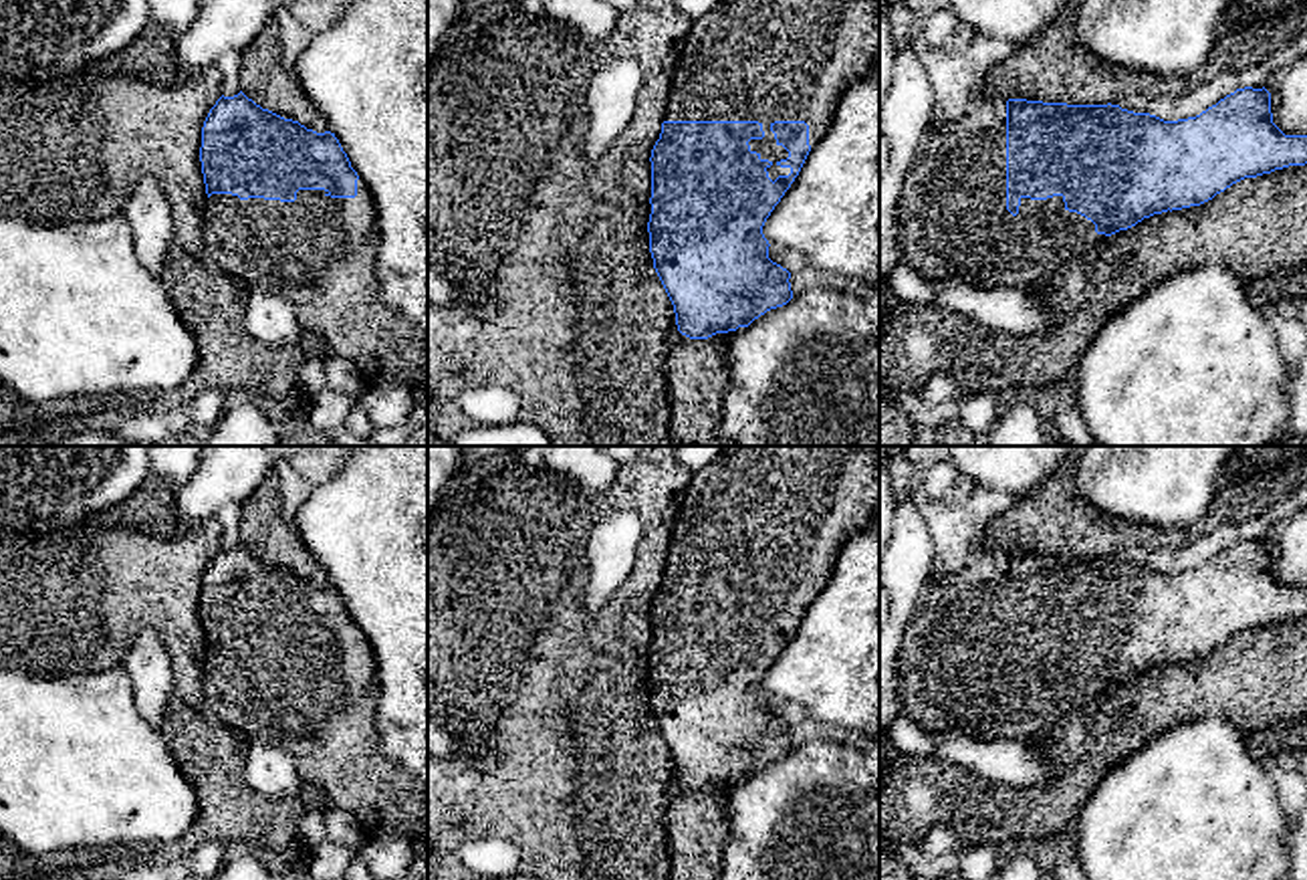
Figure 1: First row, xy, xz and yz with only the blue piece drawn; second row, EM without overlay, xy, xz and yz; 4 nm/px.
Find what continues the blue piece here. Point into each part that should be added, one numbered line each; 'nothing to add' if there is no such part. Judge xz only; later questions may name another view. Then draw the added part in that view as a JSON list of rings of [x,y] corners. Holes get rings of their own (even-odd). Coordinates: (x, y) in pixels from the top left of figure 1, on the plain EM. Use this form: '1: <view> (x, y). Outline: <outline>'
1: xz (755, 509). Outline: [[[724,446],[686,486],[674,519],[670,553],[664,573],[758,573],[764,589],[750,591],[750,603],[768,612],[768,630],[789,628],[779,614],[789,603],[777,595],[775,573],[805,573],[809,597],[815,599],[829,583],[835,559],[845,543],[869,531],[879,521],[879,446]]]

